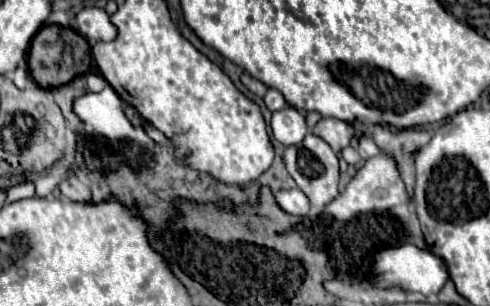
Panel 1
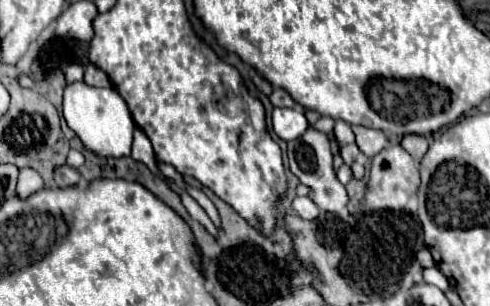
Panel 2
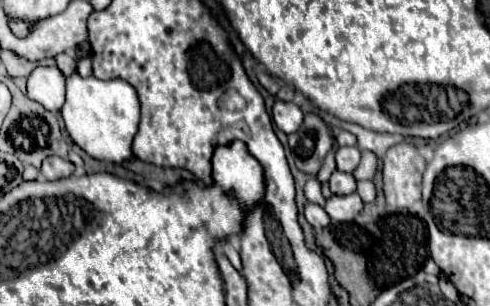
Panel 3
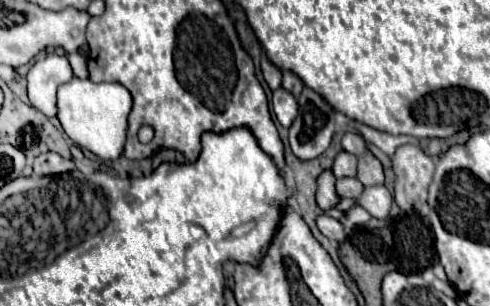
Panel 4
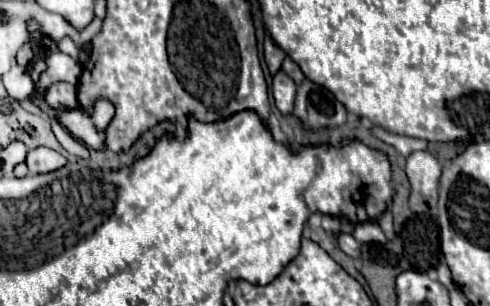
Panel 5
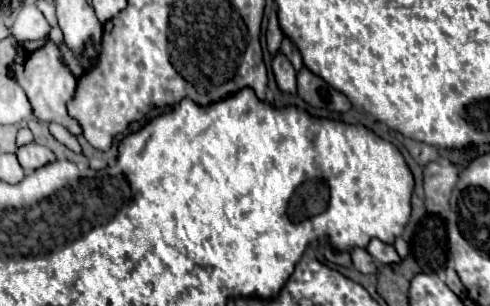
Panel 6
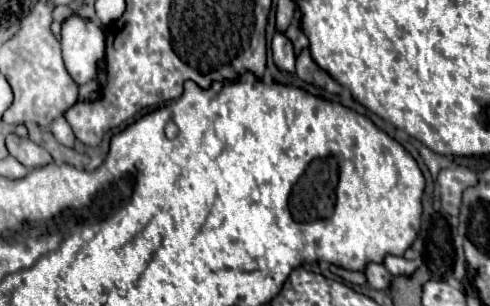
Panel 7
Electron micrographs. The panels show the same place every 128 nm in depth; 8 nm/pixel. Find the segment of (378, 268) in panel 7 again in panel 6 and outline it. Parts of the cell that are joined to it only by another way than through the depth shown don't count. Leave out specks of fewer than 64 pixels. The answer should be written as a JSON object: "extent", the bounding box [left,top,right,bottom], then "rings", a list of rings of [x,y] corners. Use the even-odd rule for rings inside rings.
{"extent":[350,248,376,274],"rings":[[[352,248],[350,256],[352,256],[352,264],[354,264],[356,270],[372,272],[372,274],[376,272],[376,264],[372,262],[372,256],[364,248]]]}

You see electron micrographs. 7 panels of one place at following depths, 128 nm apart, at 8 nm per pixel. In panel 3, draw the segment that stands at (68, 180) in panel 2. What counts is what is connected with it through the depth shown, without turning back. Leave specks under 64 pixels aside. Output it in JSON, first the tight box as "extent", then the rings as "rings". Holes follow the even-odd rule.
{"extent":[42,156,74,180],"rings":[[[48,156],[42,164],[42,174],[48,180],[60,180],[74,172],[74,164],[70,160],[62,160],[58,156]]]}

